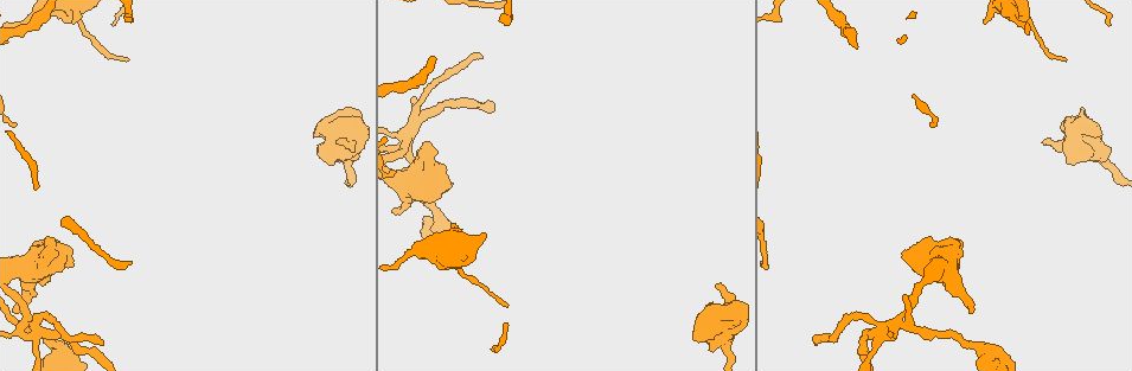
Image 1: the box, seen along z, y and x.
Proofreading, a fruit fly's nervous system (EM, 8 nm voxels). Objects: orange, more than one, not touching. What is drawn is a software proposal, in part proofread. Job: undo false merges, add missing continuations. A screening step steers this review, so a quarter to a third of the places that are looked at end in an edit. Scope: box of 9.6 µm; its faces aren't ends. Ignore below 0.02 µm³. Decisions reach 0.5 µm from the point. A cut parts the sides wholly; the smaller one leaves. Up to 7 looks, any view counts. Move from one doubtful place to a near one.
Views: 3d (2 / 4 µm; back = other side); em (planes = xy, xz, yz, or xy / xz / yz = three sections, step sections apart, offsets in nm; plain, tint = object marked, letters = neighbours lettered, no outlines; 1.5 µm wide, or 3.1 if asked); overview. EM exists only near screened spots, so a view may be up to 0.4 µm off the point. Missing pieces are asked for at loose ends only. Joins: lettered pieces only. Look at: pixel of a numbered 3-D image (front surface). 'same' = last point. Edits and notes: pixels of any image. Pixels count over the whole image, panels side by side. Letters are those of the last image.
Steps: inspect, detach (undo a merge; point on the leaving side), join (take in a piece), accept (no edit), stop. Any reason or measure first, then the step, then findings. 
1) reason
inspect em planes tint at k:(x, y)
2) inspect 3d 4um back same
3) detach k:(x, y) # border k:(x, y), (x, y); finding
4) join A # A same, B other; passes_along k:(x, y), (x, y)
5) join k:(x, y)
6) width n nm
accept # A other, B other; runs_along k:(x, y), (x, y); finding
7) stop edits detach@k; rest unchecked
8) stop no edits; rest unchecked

branch stops here
inspect 3d 4um at 1:(1047, 143)

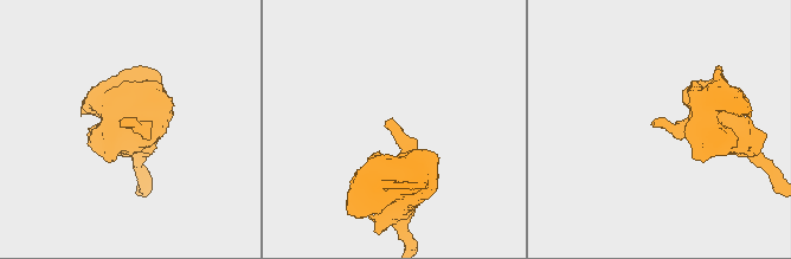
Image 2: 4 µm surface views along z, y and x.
shape alone is not enough
inspect em planes letters at 2:(121, 127)

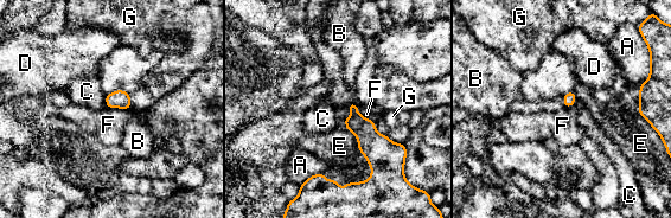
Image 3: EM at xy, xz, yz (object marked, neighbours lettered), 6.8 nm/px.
accept # A other, B other, C other, D other, E other, F other, G other; border 3:(106, 106), (129, 109); none of them fits

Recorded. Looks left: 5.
inspect 3d 2um back at 1:(986, 22)

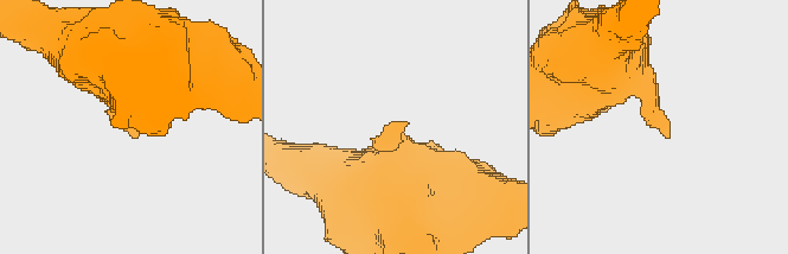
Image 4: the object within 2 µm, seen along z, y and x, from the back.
inspect em xy step 4 tint at 4:(669, 138)

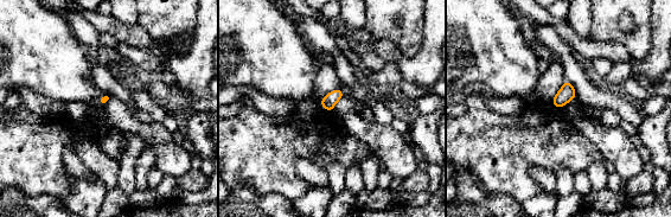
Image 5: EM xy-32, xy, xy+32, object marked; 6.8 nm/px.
cut it another way
inspect em planes letters same

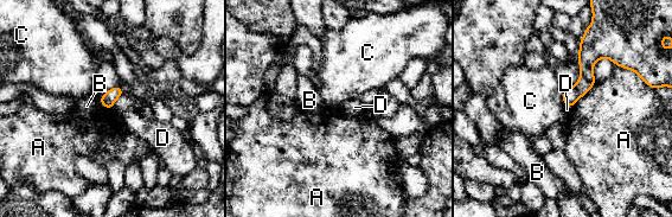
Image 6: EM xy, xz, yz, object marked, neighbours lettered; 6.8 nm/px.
accept # A other, B other, C other, D other; runs_along 6:(584, 39), (586, 82), (568, 103); none of them fits

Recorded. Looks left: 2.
two arms at a narrow angle
inspect em yz step 4 letters at 1:(405, 138)

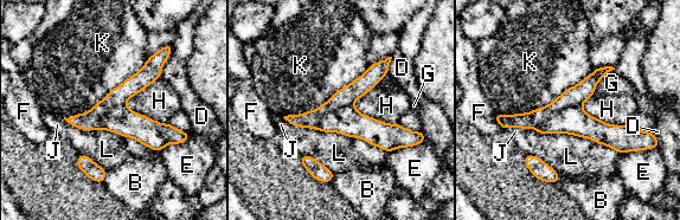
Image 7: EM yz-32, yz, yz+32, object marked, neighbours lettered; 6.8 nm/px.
width 220 nm
detach 7:(575, 121) # B other, D other, E other, F other, G other, H other, J other, K other, L other; a second neuron is stuck on

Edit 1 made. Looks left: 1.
stop edits detach@7; rest unchecked

